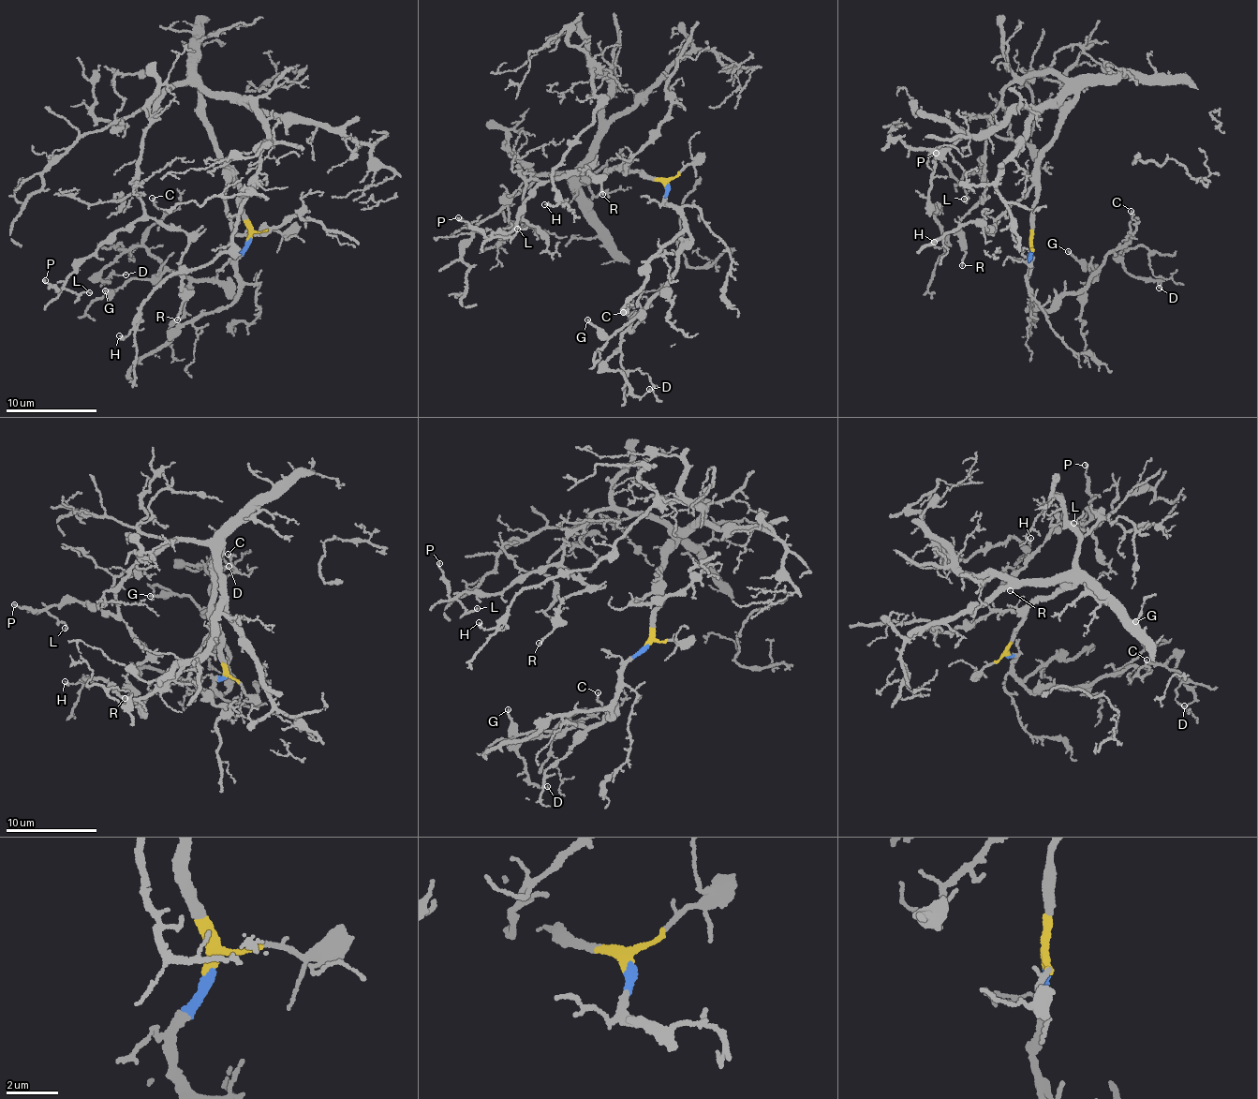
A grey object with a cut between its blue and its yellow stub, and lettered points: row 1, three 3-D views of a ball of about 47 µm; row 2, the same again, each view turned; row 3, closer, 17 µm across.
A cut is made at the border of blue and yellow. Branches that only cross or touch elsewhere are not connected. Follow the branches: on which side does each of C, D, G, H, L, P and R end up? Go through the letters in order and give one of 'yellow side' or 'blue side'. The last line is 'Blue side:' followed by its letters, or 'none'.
C: blue side
D: blue side
G: blue side
H: yellow side
L: yellow side
P: yellow side
R: yellow side
Blue side: C, D, G

